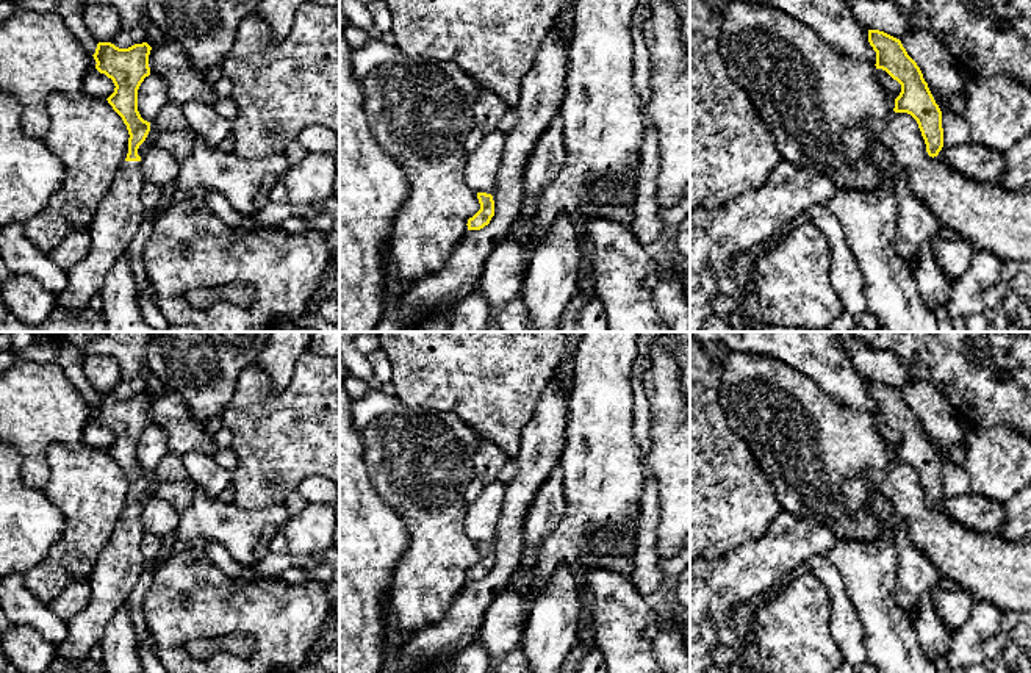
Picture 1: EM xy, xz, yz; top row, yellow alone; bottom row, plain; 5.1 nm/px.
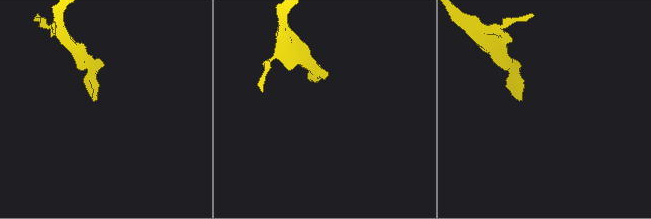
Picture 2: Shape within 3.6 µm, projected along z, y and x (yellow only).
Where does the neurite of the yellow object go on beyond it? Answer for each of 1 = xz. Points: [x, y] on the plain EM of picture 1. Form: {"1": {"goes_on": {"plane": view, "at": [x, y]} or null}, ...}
{"1": {"goes_on": null}}

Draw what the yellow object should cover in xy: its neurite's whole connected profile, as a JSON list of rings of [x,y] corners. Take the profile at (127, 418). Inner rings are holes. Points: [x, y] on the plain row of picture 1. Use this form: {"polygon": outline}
{"polygon": [[[99,393],[95,419],[114,434],[114,443],[106,449],[122,468],[128,480],[128,504],[111,540],[100,552],[95,567],[88,578],[91,599],[67,626],[66,639],[56,646],[58,656],[70,662],[81,662],[89,651],[102,642],[106,624],[124,606],[125,598],[135,588],[145,562],[141,552],[144,527],[141,524],[139,496],[150,482],[150,473],[138,462],[138,440],[150,426],[147,393],[119,399],[111,393]]]}

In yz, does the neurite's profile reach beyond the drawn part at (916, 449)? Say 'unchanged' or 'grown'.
unchanged

